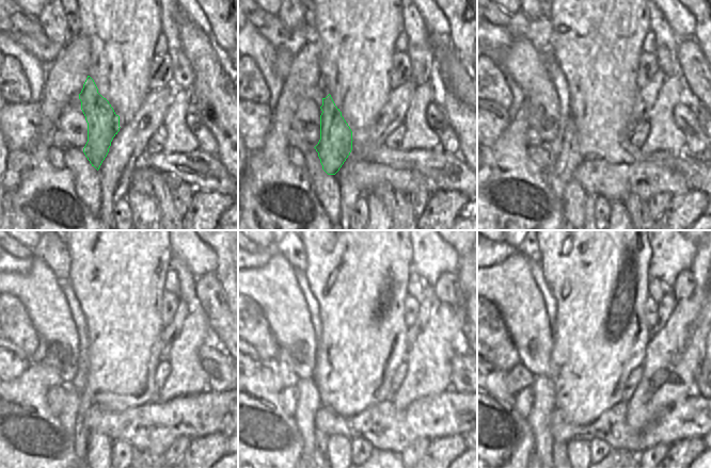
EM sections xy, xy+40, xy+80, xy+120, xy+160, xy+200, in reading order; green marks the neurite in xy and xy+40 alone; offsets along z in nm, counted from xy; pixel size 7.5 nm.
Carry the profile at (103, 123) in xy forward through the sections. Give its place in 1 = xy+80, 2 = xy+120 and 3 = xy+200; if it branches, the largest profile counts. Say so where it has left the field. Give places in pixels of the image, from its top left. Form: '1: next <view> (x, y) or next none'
1: next xy+80 (565, 148)
2: next xy+120 (79, 382)
3: next xy+200 (558, 447)

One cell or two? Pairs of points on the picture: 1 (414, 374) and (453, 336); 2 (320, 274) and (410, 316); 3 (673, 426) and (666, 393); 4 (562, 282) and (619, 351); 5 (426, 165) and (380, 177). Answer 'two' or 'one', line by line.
1: one
2: two
3: two
4: one
5: two

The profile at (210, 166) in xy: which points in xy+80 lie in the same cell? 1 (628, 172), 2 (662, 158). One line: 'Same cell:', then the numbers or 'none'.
Same cell: 2

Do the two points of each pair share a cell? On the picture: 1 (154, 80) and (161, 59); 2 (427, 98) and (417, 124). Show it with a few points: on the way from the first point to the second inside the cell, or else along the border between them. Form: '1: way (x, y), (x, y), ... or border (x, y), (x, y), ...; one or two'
1: way (159, 75), (163, 63); one
2: way (421, 104), (417, 108), (417, 117); one

